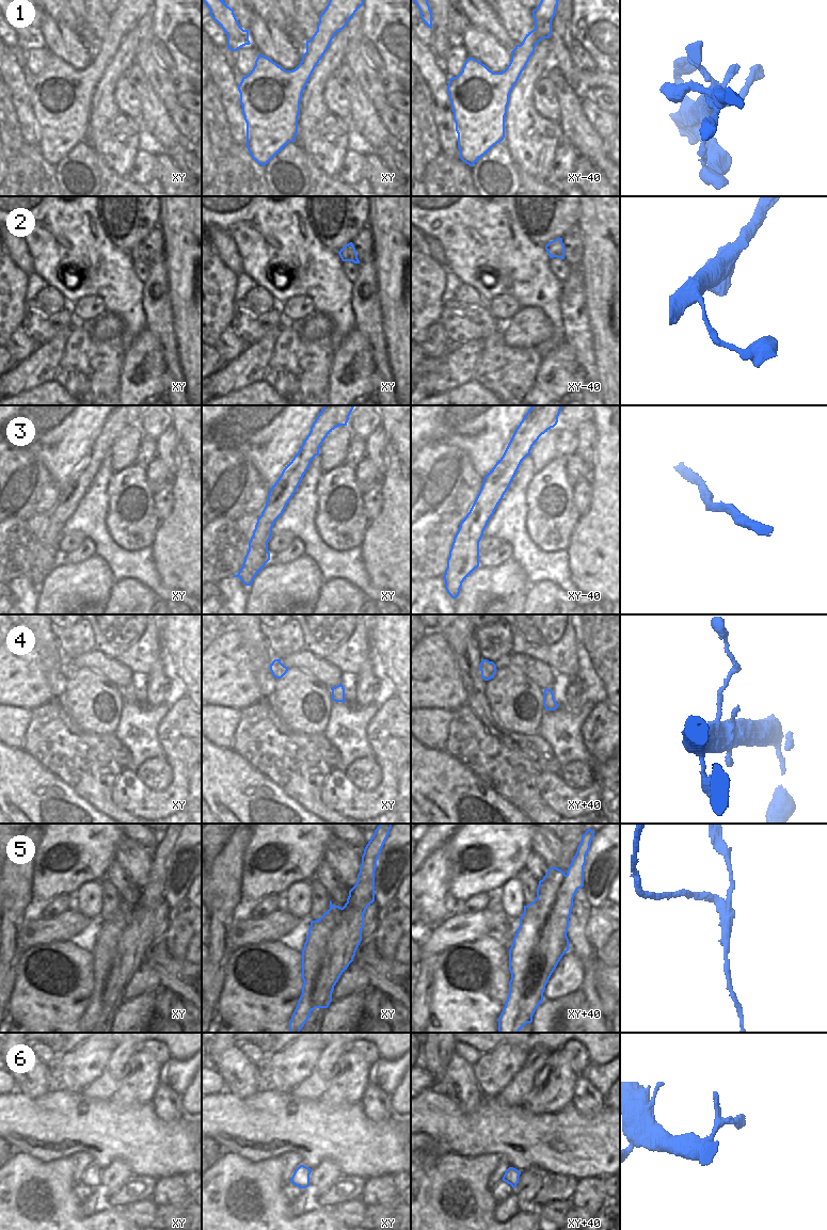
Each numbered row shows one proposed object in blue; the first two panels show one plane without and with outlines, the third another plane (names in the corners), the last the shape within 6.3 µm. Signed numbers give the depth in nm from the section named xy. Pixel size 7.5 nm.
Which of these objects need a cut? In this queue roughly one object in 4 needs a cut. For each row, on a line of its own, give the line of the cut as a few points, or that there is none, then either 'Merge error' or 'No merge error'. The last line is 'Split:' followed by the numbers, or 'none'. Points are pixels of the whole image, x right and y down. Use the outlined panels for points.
1: No split. No merge error
2: No split. No merge error
3: No split. No merge error
4: No split. No merge error
5: Split along xy+40 (566, 875), (558, 892), (554, 912), (568, 927). Merge error
6: No split. No merge error
Split: 5.

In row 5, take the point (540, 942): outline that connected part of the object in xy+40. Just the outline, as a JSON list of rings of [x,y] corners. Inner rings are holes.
[[[551,867],[537,888],[537,898],[524,906],[509,949],[509,994],[498,1018],[498,1033],[519,1033],[532,1022],[545,986],[569,951],[568,927],[555,913],[566,874]]]

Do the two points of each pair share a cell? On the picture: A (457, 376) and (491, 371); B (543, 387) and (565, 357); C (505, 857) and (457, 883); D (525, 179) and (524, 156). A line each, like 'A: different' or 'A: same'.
A: different
B: same
C: same
D: different

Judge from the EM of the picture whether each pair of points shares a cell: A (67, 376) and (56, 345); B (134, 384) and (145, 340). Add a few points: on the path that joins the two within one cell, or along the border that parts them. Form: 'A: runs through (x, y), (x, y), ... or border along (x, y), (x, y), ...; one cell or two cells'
A: border along (69, 335), (57, 374), (53, 378); two cells
B: runs through (140, 374), (144, 366), (145, 352); one cell

